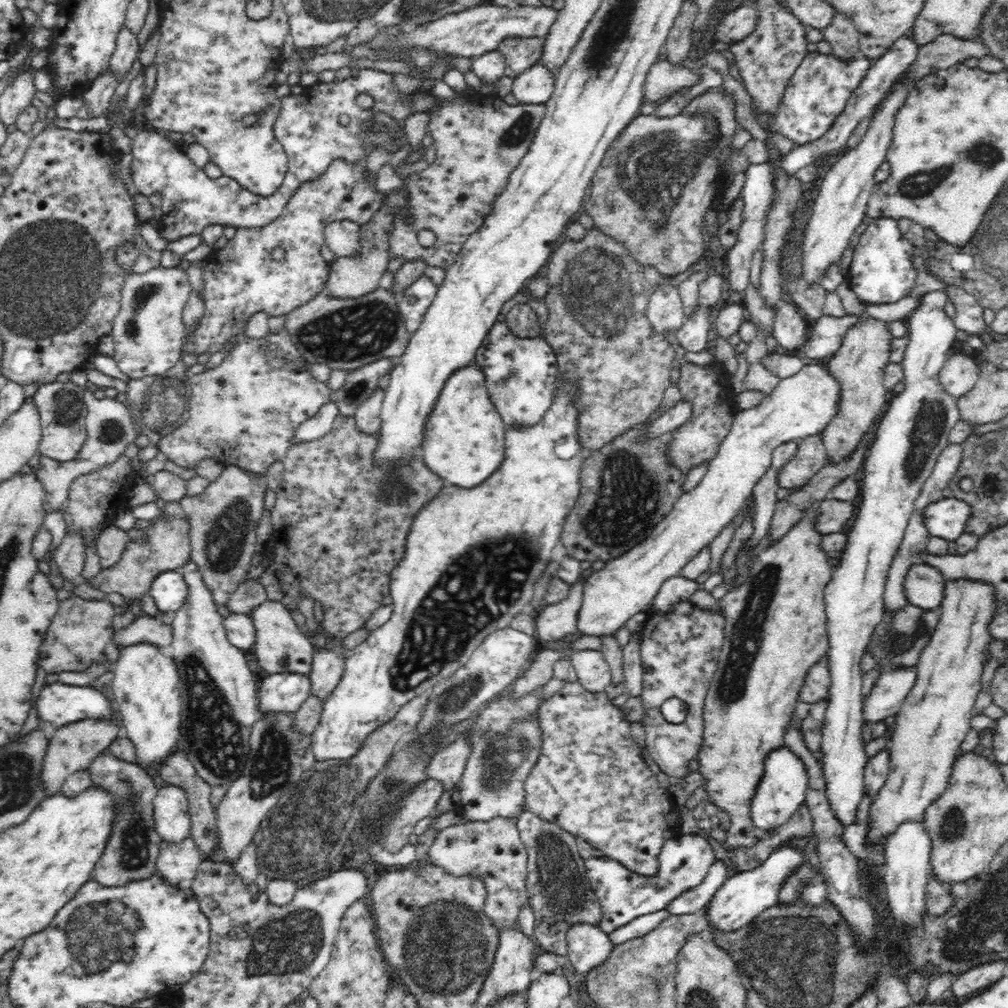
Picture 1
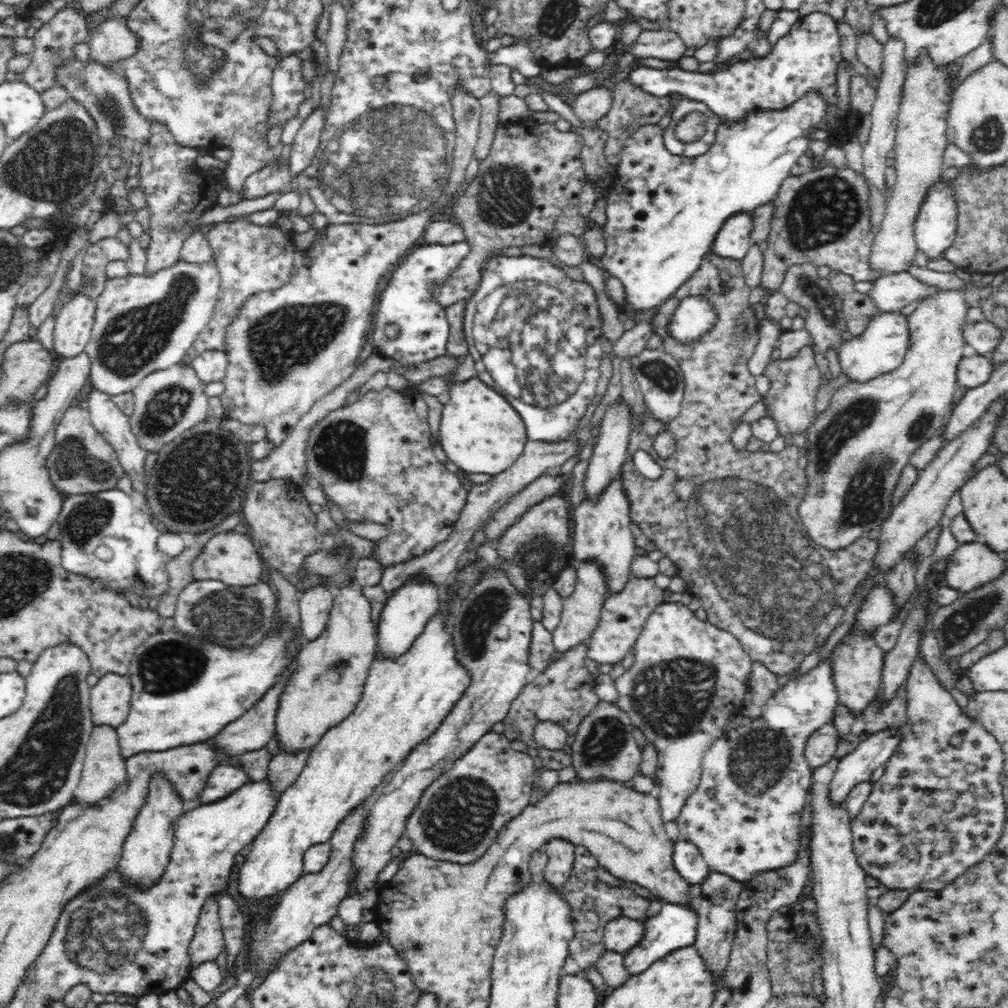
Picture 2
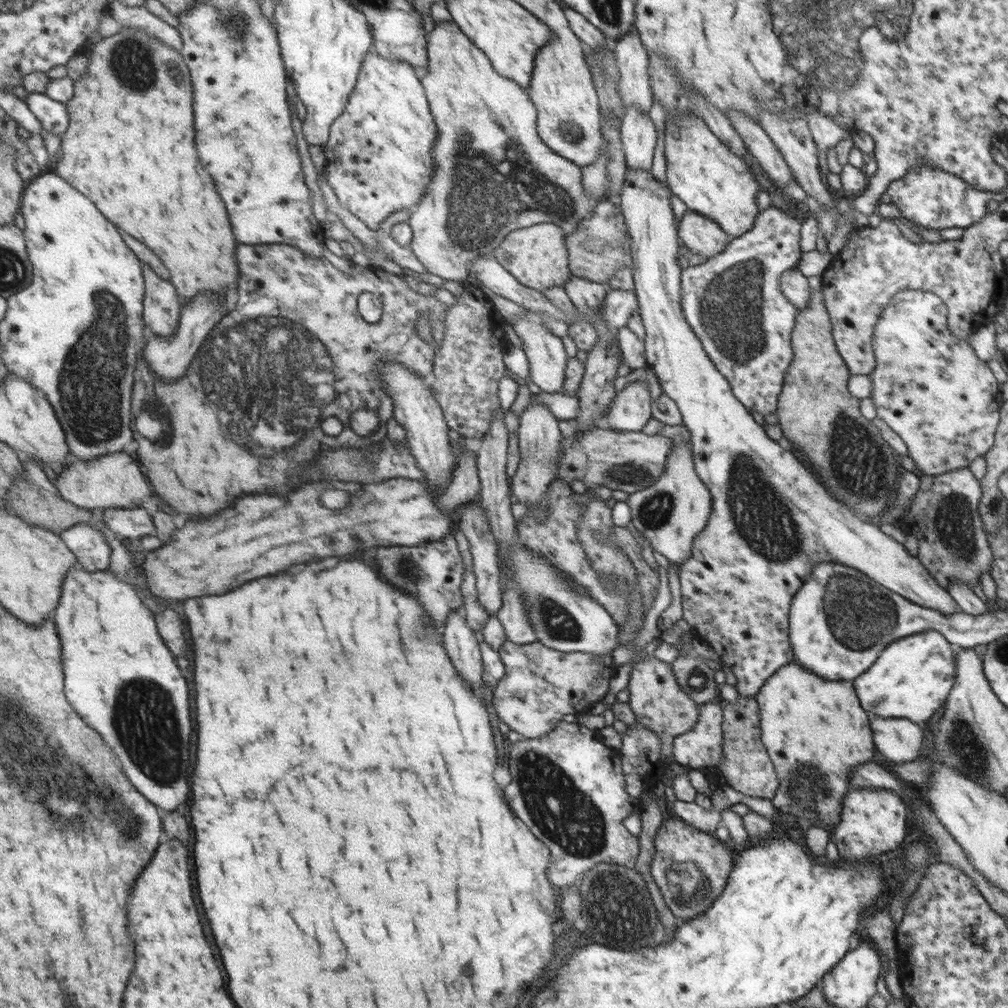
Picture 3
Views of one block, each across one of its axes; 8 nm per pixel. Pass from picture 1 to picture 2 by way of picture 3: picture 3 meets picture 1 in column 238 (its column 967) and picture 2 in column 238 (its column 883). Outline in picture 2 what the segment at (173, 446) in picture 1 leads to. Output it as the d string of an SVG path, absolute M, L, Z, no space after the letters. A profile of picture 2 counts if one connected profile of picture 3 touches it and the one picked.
M458 88L453 92L451 100L453 106L453 117L456 119L456 143L453 151L452 158L452 172L448 174L448 186L444 186L443 197L440 198L434 206L428 206L428 210L420 210L418 214L410 214L408 218L396 219L395 221L388 221L386 223L380 223L374 225L374 218L370 218L362 213L360 217L360 223L344 223L344 224L328 224L323 229L318 230L316 234L316 240L312 242L310 248L304 252L304 260L302 265L297 270L297 273L291 277L291 281L280 289L272 291L264 291L256 293L256 298L248 298L244 302L244 310L240 309L240 318L234 318L232 320L232 334L228 335L228 350L224 350L226 353L228 364L225 372L225 376L222 383L225 385L225 390L219 396L222 405L224 405L224 413L222 417L226 419L238 420L244 424L254 423L254 426L264 427L266 436L264 439L268 439L274 443L276 448L288 435L292 432L293 426L312 408L312 405L320 400L323 396L326 396L331 390L334 390L338 385L342 384L355 370L356 359L362 350L362 346L367 341L368 331L372 326L372 309L375 308L376 295L381 290L381 285L387 278L387 274L391 272L392 267L396 266L397 262L400 262L400 258L404 258L405 254L408 254L409 250L412 250L412 246L416 245L418 240L422 238L424 228L428 226L428 220L430 220L433 212L440 210L451 200L452 195L458 192L457 188L460 186L460 182L464 180L466 174L466 167L470 164L470 160L474 157L475 147L479 138L478 132L480 132L480 116L482 116L482 107L478 97L474 97L470 91L465 88Z

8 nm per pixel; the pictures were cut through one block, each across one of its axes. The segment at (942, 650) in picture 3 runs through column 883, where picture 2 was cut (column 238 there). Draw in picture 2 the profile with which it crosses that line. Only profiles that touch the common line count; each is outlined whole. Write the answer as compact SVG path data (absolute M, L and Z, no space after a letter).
M278 624L262 644L238 652L208 641L198 642L174 629L150 635L135 650L129 666L132 696L128 716L115 728L118 753L128 759L142 752L160 752L214 739L277 681L285 666L282 652L294 631Z

